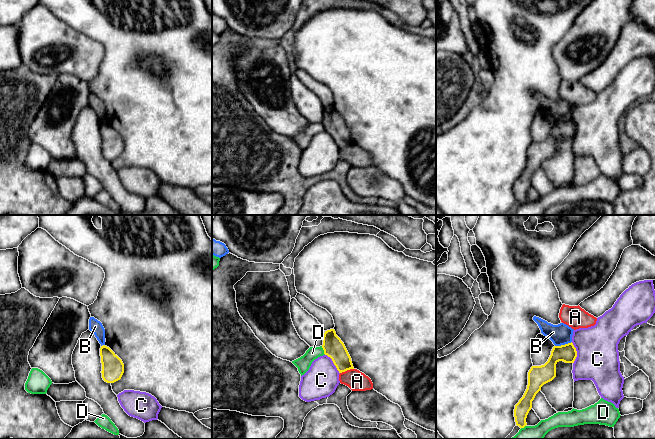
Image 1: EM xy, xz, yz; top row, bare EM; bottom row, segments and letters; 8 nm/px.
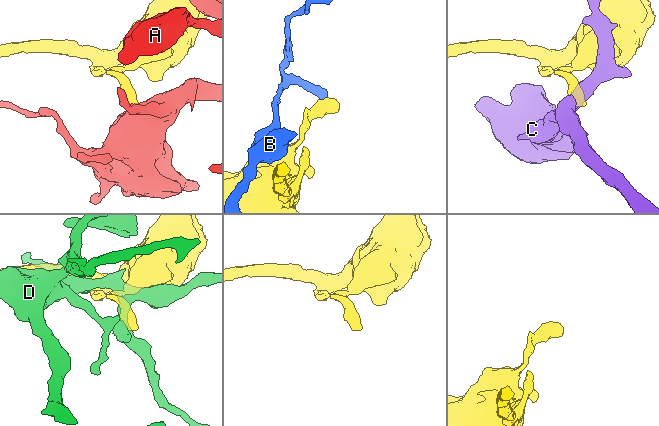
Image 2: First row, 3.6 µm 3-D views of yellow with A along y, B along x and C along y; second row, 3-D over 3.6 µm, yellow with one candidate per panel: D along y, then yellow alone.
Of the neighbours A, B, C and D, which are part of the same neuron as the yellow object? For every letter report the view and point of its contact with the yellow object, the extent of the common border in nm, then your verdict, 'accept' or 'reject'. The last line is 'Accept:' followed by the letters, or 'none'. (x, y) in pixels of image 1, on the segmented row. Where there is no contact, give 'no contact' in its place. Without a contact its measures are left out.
A: xz (346, 370) | 120 nm | reject
B: yz (563, 345) | 140 nm | reject
C: yz (576, 353) | 180 nm | reject
D: xz (323, 349) | 80 nm | reject
Accept: none

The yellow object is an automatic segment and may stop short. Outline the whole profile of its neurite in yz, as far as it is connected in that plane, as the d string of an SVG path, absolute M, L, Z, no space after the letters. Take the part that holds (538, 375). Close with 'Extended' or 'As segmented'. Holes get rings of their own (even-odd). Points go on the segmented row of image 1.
M573 343L554 346L548 361L541 366L532 366L528 372L528 385L523 397L515 405L514 417L516 425L524 428L526 418L532 408L532 401L541 387L556 377L556 364L559 361L574 363L577 351Z. As segmented

